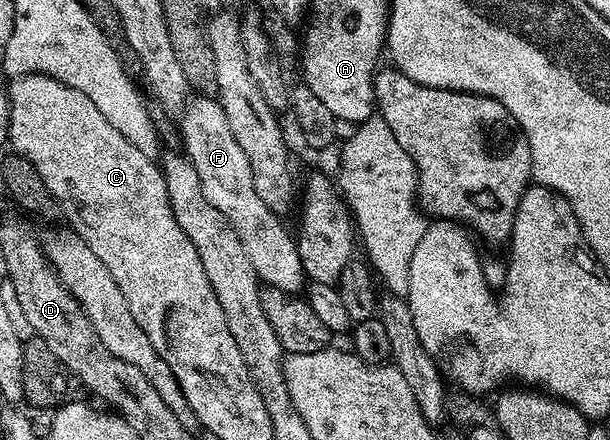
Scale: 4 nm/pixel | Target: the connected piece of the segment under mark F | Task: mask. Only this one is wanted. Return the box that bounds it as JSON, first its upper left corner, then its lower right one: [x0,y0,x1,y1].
[180,96,306,292]

